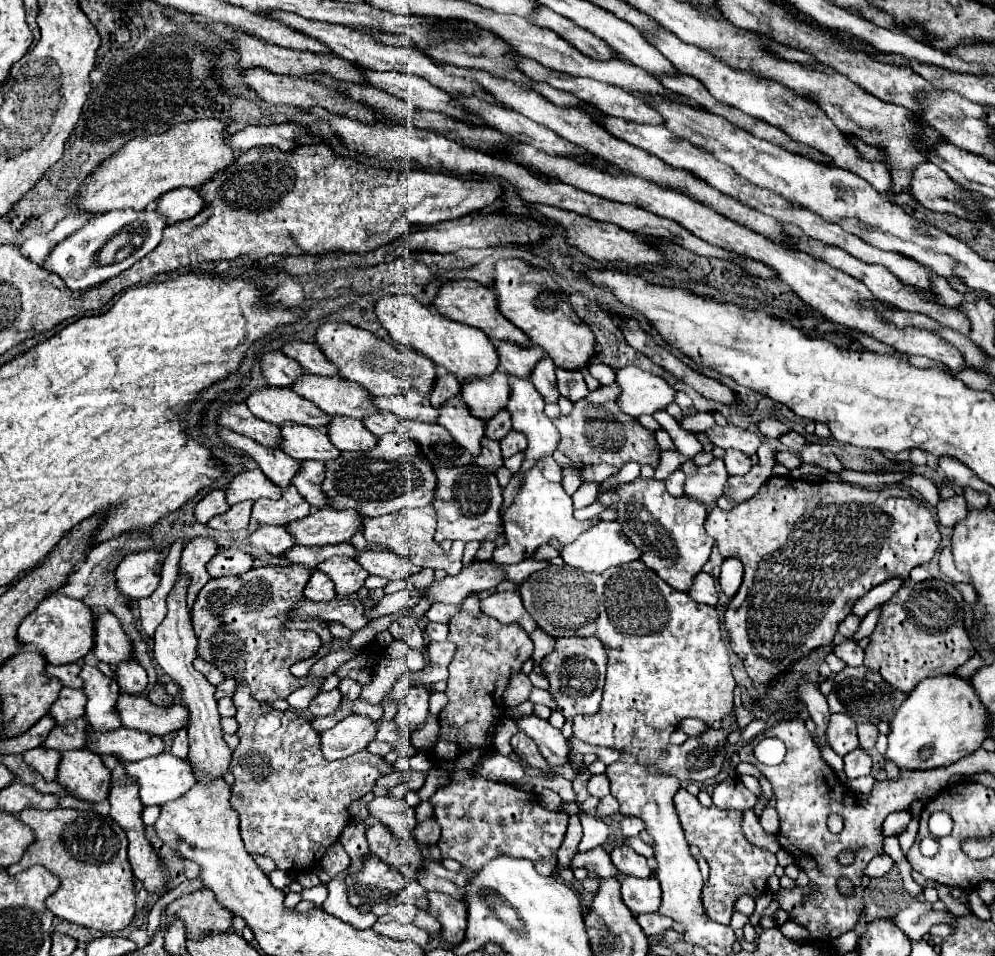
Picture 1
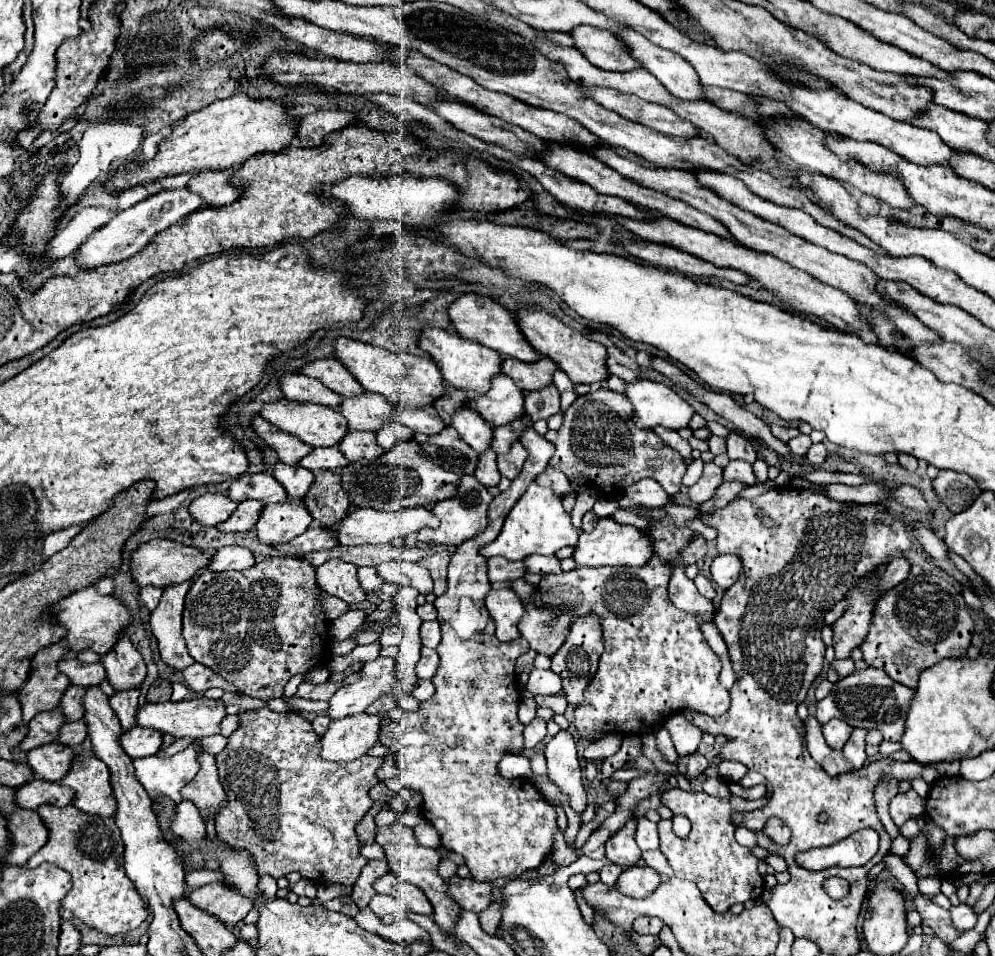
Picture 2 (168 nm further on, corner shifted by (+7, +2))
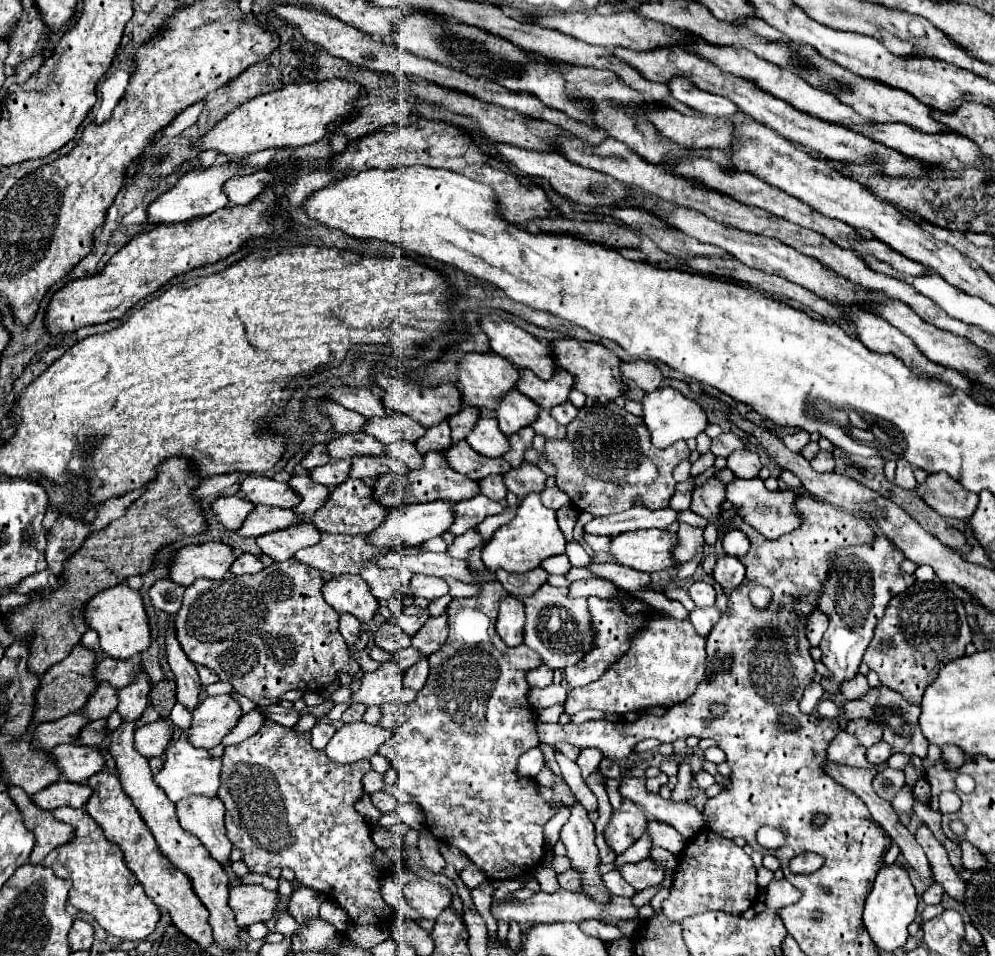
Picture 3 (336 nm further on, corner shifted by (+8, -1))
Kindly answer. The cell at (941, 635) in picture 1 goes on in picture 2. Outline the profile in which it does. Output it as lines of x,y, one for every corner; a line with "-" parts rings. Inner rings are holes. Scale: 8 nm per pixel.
925,572
921,576
909,576
905,582
897,584
895,588
887,590
881,600
877,602
875,614
873,614
873,624
871,630
861,646
863,660
871,668
883,668
895,682
905,684
909,688
917,688
919,674
925,668
931,668
933,664
945,660
945,658
961,658
965,656
973,636
973,620
969,614
969,608
963,600
959,584
943,576
941,572

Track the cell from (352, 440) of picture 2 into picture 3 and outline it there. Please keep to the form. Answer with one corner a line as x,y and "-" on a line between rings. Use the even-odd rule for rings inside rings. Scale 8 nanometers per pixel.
358,455
352,457
352,467
350,467
350,477
358,477
358,479
366,479
366,477
376,477
380,473
386,471
394,471
394,473
406,473
408,467
390,457
390,455
380,455
380,457
372,457
372,455

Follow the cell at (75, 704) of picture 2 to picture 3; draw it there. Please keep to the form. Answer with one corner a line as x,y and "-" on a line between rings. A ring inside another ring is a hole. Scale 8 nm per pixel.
98,685
96,691
86,699
82,715
90,721
104,719
116,709
116,689
112,685

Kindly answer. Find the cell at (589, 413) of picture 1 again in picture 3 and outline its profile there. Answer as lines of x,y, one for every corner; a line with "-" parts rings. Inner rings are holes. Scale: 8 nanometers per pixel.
592,403
584,405
576,419
566,427
564,439
546,439
544,457
556,467
556,485
566,491
574,503
574,507
592,513
592,515
610,515
630,509
636,501
646,509
662,509
668,507
670,497
676,493
676,481
672,477
672,469
690,457
690,449
684,441
676,441
668,449
658,449
650,443
650,433
646,433
646,425
642,425
642,417
636,417
616,405
608,403

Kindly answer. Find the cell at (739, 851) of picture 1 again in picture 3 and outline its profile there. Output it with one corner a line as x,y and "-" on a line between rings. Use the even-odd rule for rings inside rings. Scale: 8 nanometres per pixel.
702,829
686,841
678,859
680,863
676,867
672,893
662,903
662,913
670,921
680,921
682,917
704,911
726,911
738,915
754,905
760,891
756,883
756,867
732,839
726,839
710,829

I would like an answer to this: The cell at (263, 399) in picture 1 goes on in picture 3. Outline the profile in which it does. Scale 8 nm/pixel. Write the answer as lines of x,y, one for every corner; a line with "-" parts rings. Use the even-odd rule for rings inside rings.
346,433
338,435
330,441
326,441
326,451
330,453
332,459
348,459
358,453
384,453
384,445
380,441
374,441
374,437
366,433

